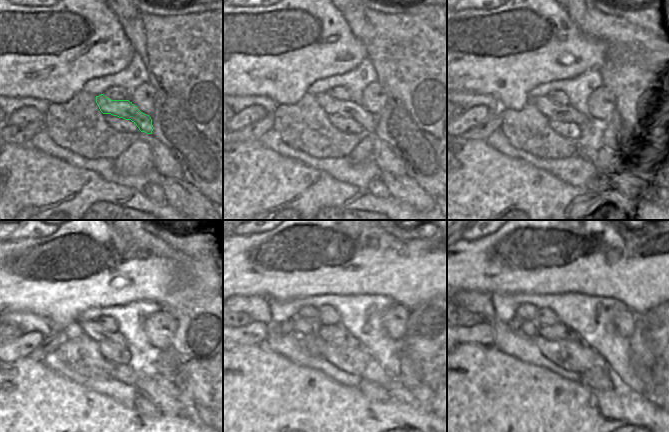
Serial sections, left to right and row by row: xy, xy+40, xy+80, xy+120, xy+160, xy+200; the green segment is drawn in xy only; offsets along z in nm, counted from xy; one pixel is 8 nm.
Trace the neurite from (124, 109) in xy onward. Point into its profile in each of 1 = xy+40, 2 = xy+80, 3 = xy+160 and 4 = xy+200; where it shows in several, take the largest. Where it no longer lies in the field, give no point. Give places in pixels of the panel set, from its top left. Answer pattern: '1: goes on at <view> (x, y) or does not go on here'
1: goes on at xy+40 (345, 108)
2: goes on at xy+80 (566, 113)
3: goes on at xy+160 (309, 326)
4: goes on at xy+200 (528, 327)

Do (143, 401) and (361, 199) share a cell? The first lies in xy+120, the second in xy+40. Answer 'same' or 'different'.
different

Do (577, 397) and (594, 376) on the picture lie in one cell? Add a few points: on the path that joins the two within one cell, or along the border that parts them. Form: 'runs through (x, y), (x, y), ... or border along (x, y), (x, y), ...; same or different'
border along (579, 382), (593, 389), (602, 389), (609, 392); different

